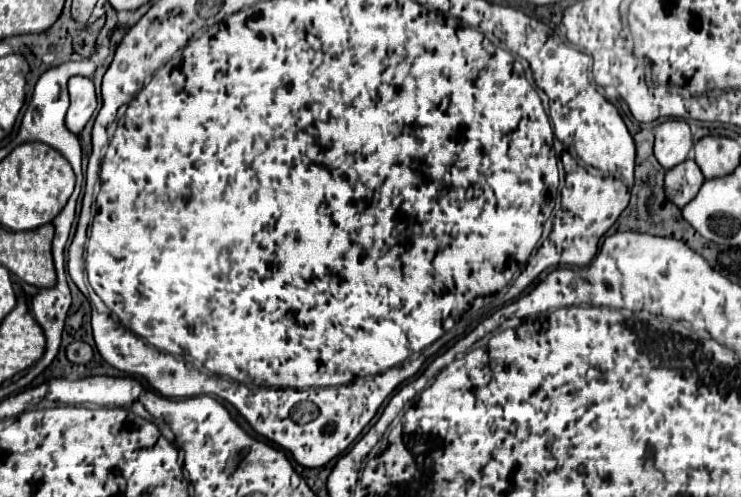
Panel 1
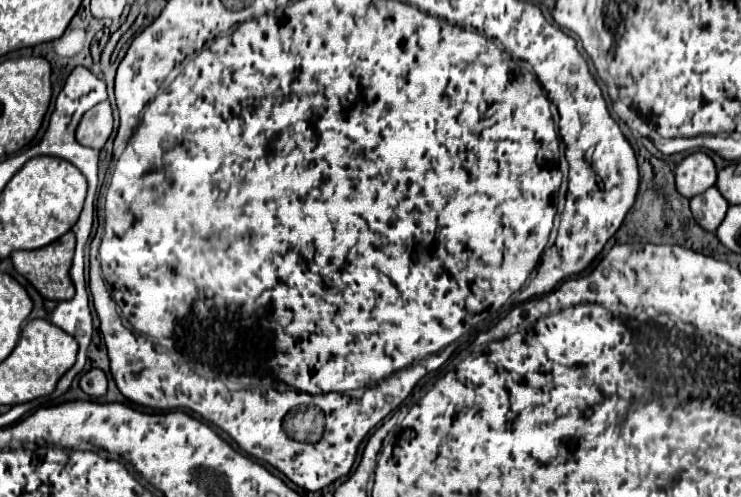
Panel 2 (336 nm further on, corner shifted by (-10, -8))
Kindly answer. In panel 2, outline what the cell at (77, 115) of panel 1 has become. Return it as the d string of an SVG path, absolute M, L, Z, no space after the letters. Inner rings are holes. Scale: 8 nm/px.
M108 101L98 103L90 111L84 113L78 129L76 129L76 139L84 147L92 149L102 149L106 139L112 133L112 107Z

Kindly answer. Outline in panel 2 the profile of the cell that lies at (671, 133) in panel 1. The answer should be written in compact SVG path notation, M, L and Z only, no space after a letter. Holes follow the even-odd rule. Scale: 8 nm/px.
M696 151L686 155L676 167L676 187L686 199L706 191L716 183L716 167L708 153Z

